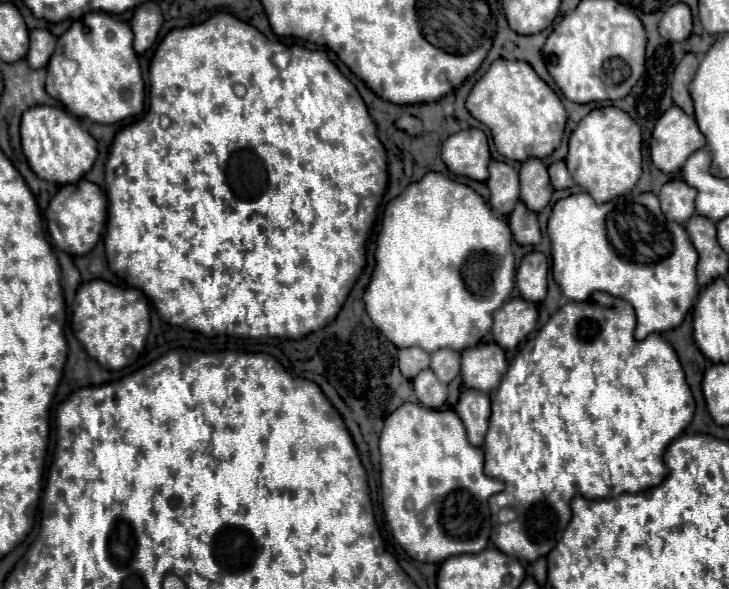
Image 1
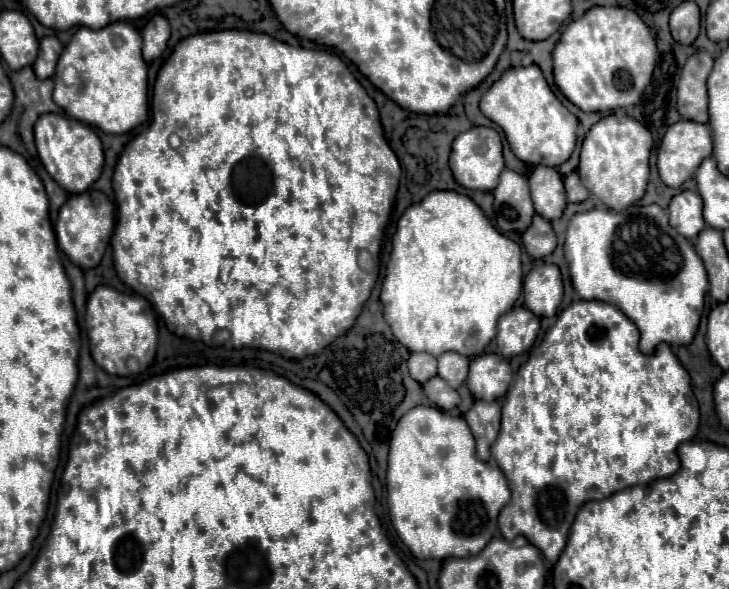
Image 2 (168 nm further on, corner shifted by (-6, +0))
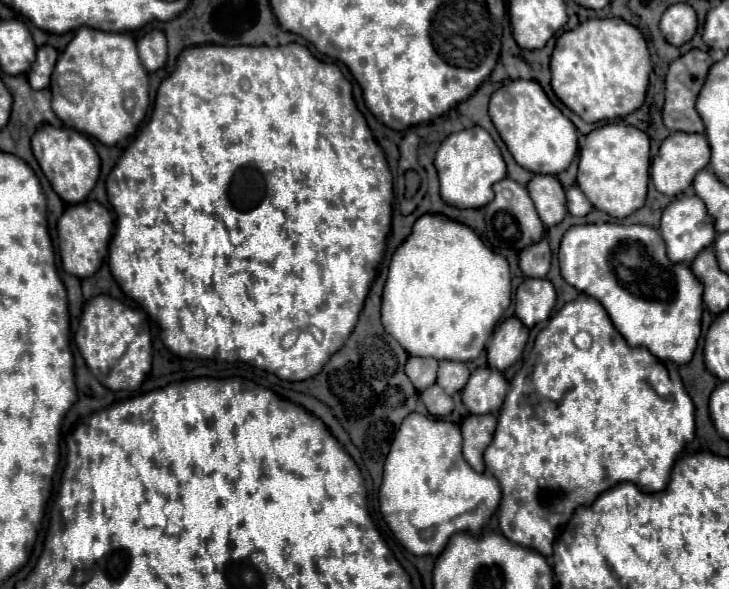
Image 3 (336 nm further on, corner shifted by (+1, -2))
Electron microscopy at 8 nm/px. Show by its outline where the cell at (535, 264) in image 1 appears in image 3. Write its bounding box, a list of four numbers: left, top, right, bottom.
[516,278,554,328]

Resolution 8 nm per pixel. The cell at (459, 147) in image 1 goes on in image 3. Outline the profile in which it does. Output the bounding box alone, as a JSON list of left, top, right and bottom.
[434,126,506,210]

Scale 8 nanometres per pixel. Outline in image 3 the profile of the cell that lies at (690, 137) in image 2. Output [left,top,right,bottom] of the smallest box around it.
[650,132,710,196]

